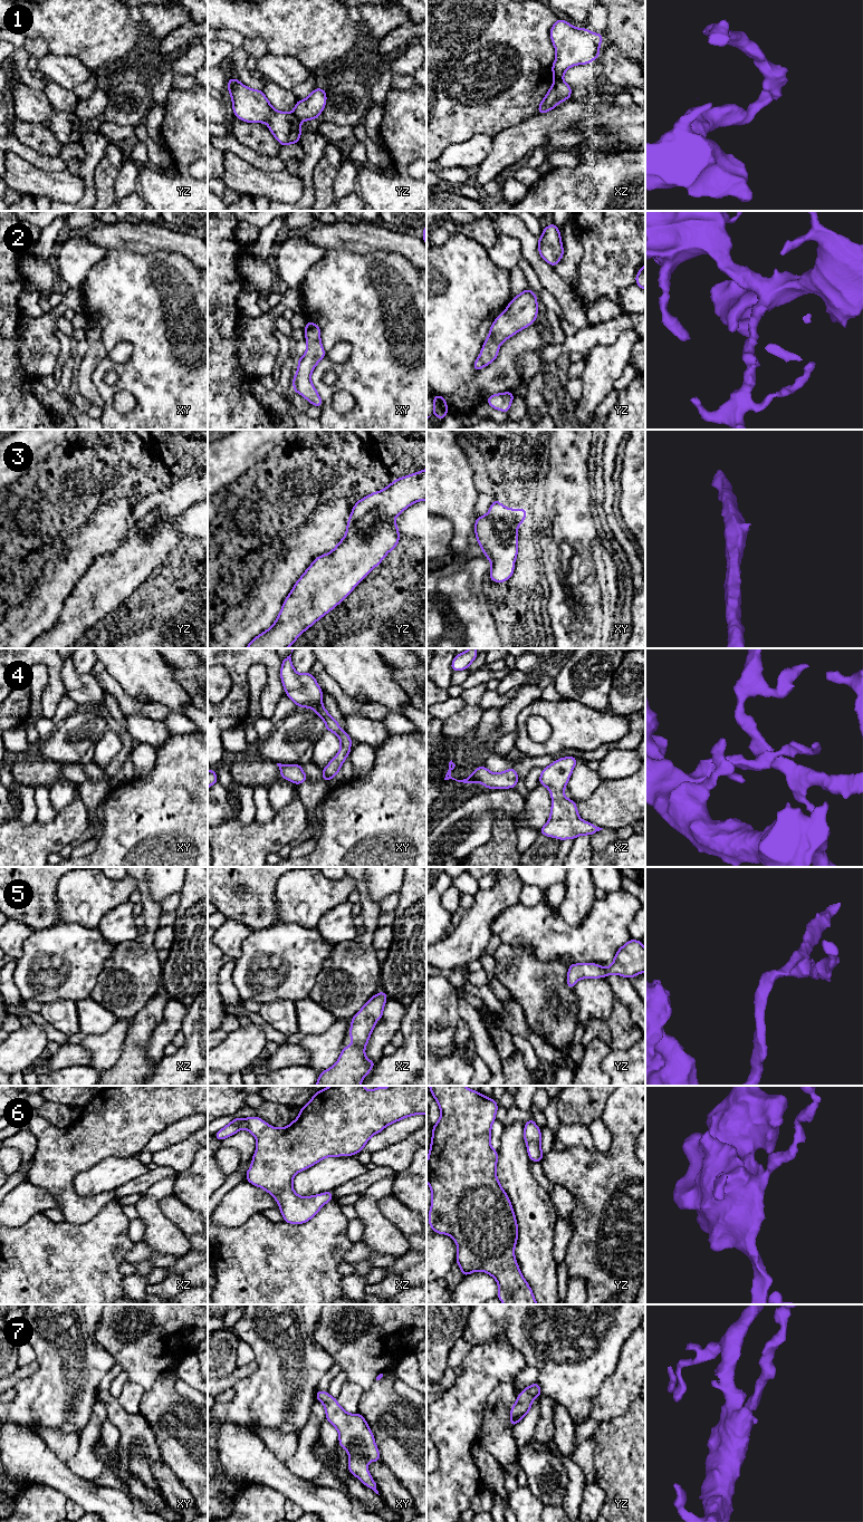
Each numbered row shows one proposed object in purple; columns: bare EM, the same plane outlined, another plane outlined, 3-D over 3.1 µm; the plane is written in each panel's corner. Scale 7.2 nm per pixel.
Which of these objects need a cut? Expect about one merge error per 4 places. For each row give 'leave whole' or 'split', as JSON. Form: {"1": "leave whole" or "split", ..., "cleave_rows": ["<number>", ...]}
{"1": "split", "2": "leave whole", "3": "leave whole", "4": "leave whole", "5": "leave whole", "6": "leave whole", "7": "leave whole", "cleave_rows": ["1"]}

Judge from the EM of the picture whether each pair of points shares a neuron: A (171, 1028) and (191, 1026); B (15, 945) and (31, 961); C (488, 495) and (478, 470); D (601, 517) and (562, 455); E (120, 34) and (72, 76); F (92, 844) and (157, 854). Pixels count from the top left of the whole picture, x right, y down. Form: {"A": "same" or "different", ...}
{"A": "different", "B": "different", "C": "same", "D": "different", "E": "different", "F": "different"}

